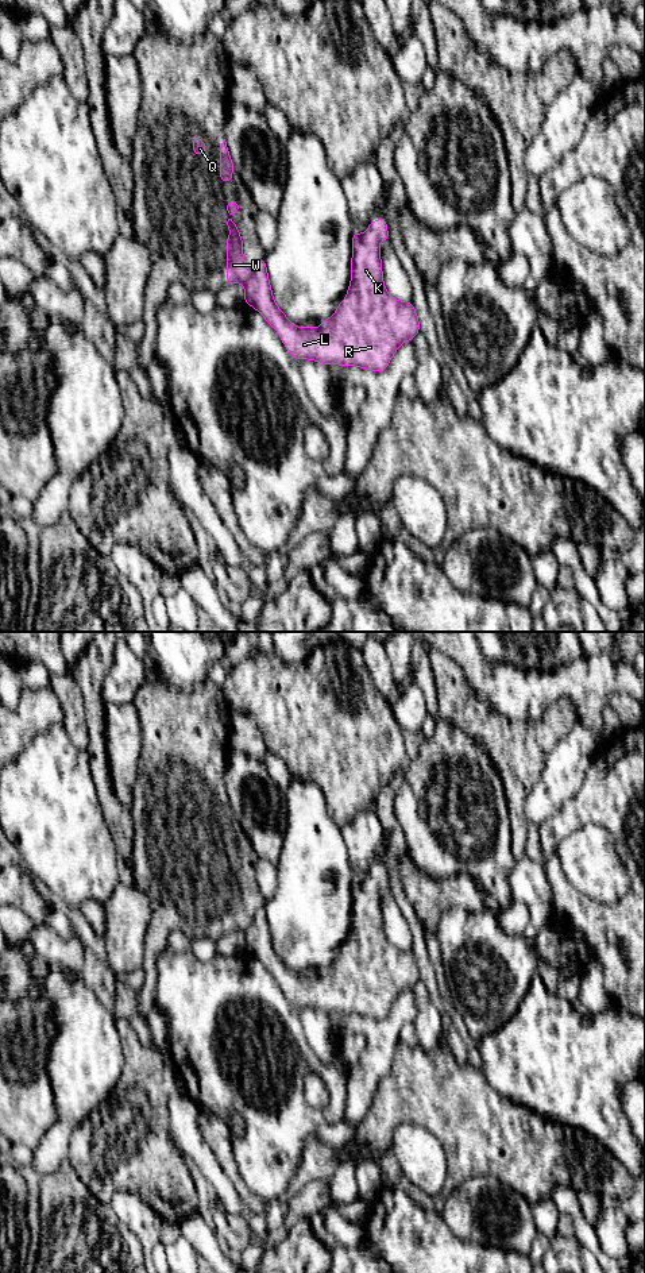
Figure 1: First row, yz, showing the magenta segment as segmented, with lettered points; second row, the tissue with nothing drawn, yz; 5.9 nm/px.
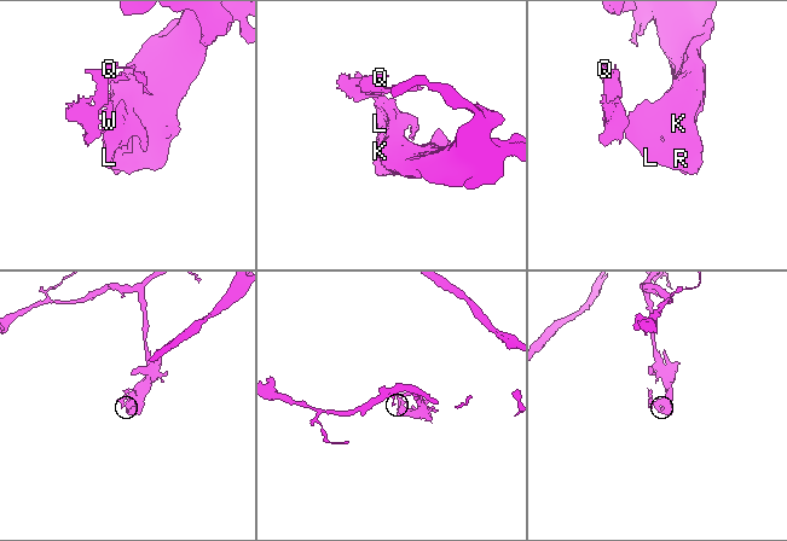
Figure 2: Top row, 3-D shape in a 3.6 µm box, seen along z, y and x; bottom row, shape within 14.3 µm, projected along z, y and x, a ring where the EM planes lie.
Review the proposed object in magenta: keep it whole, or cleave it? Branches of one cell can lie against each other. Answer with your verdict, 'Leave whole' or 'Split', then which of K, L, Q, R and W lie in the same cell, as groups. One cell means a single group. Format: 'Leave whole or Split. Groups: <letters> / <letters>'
Split. Groups: K L R / Q W

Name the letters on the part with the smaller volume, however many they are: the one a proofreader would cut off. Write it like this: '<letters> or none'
Q, W

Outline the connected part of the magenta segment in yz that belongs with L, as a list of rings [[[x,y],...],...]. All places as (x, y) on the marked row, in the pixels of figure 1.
[[[382,216],[364,234],[354,231],[351,283],[335,315],[322,320],[318,329],[300,328],[278,308],[264,258],[244,283],[244,302],[266,319],[298,360],[382,373],[395,351],[420,332],[412,301],[398,301],[385,288],[379,242],[389,239]]]

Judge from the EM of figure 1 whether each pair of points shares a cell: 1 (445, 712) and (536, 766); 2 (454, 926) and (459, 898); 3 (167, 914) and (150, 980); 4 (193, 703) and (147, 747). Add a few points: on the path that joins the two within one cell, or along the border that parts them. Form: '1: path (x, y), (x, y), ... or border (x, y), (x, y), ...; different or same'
1: path (468, 712), (513, 747); same
2: border (486, 907), (468, 911), (451, 906), (436, 929); different
3: path (158, 930), (150, 964); same
4: path (182, 714), (158, 739); same

